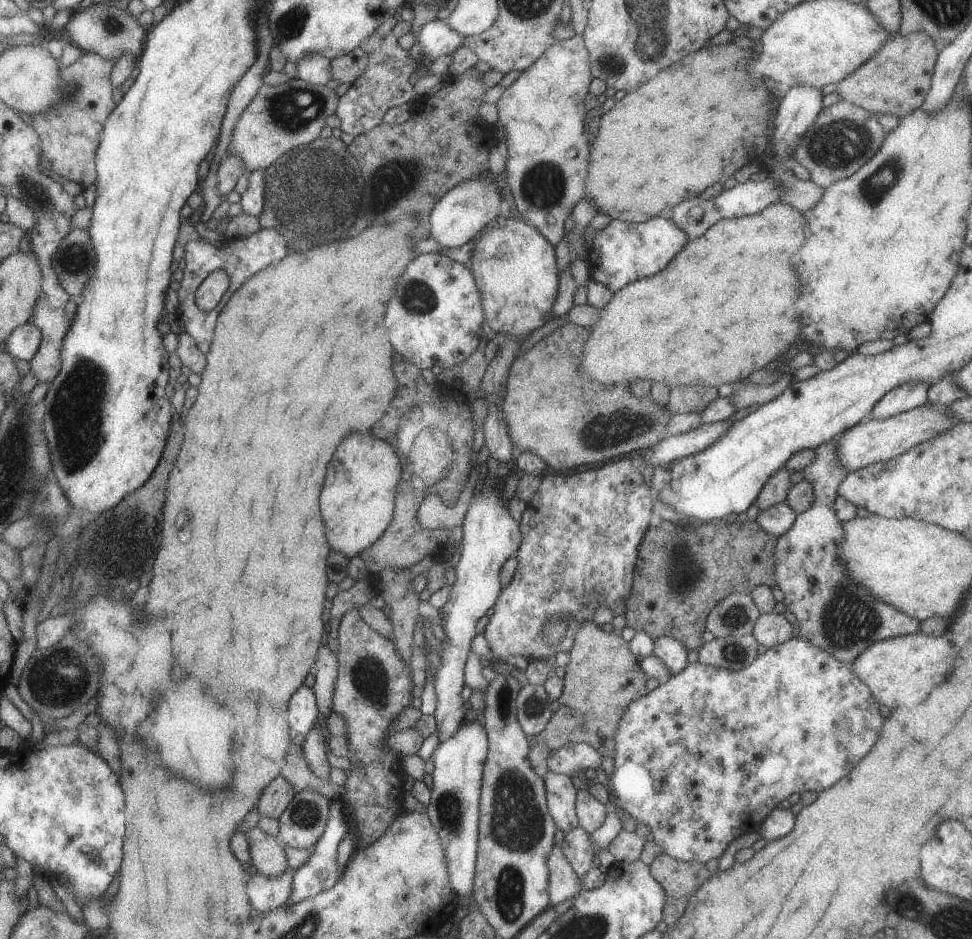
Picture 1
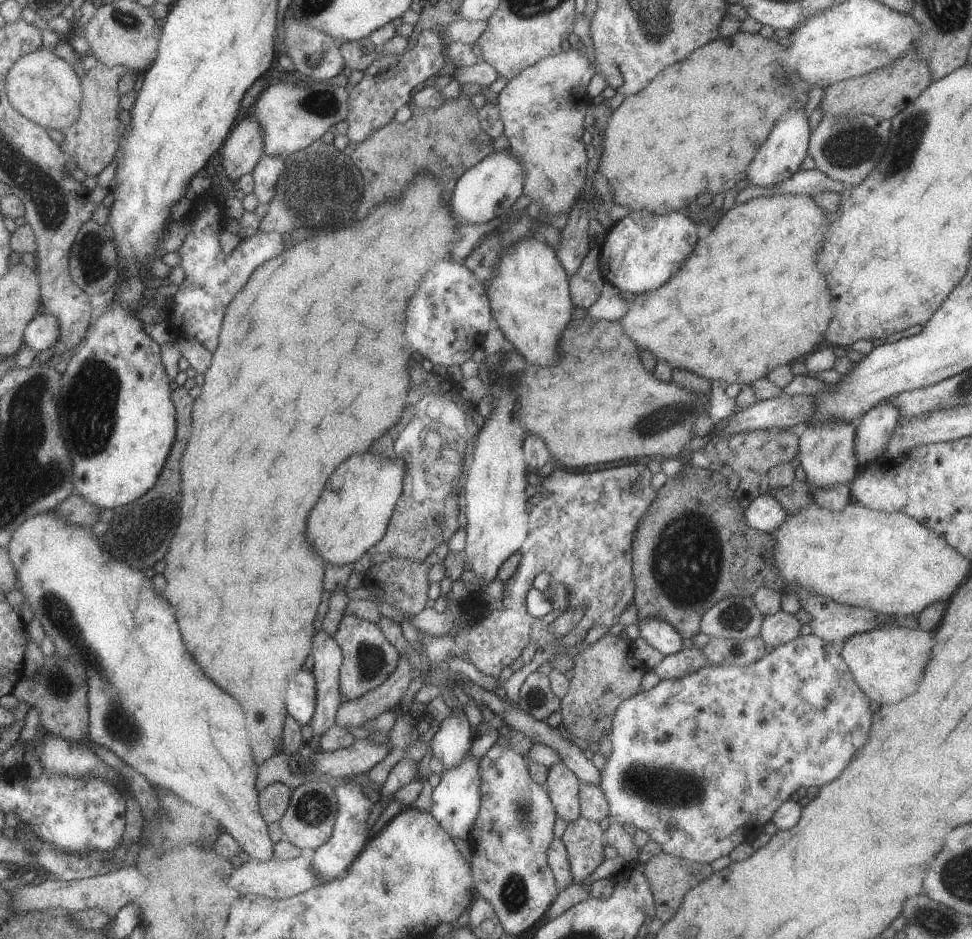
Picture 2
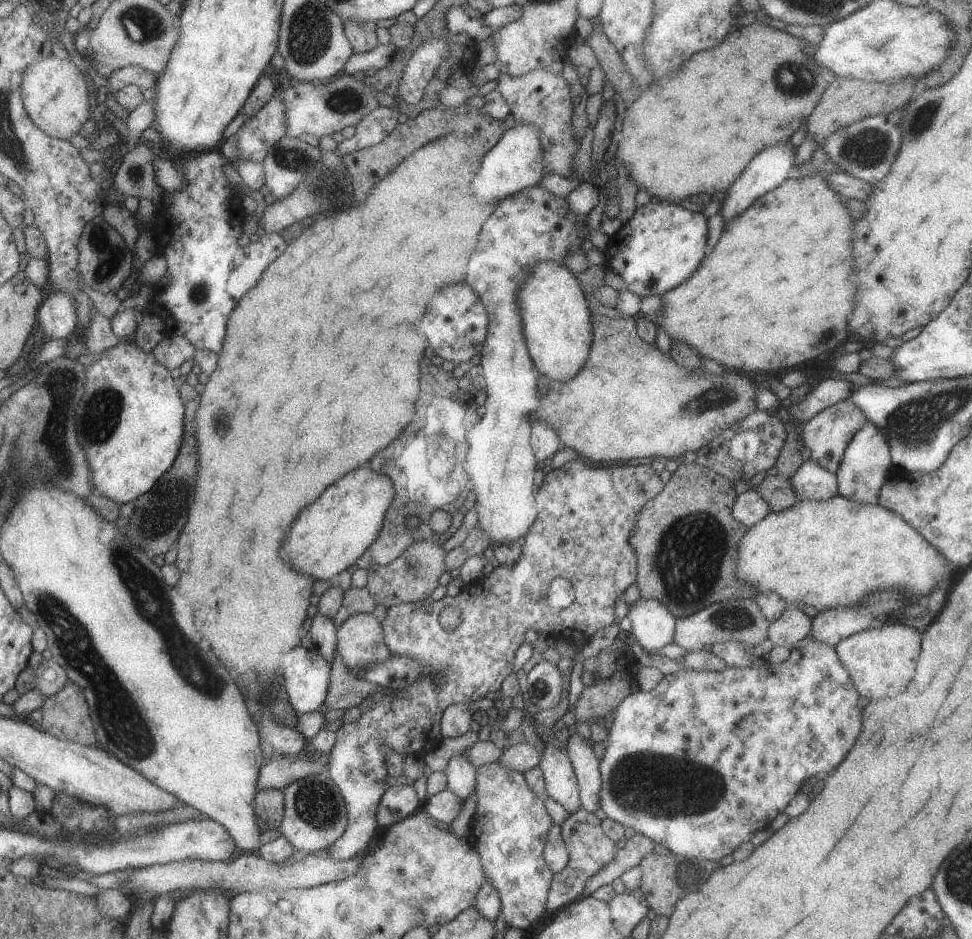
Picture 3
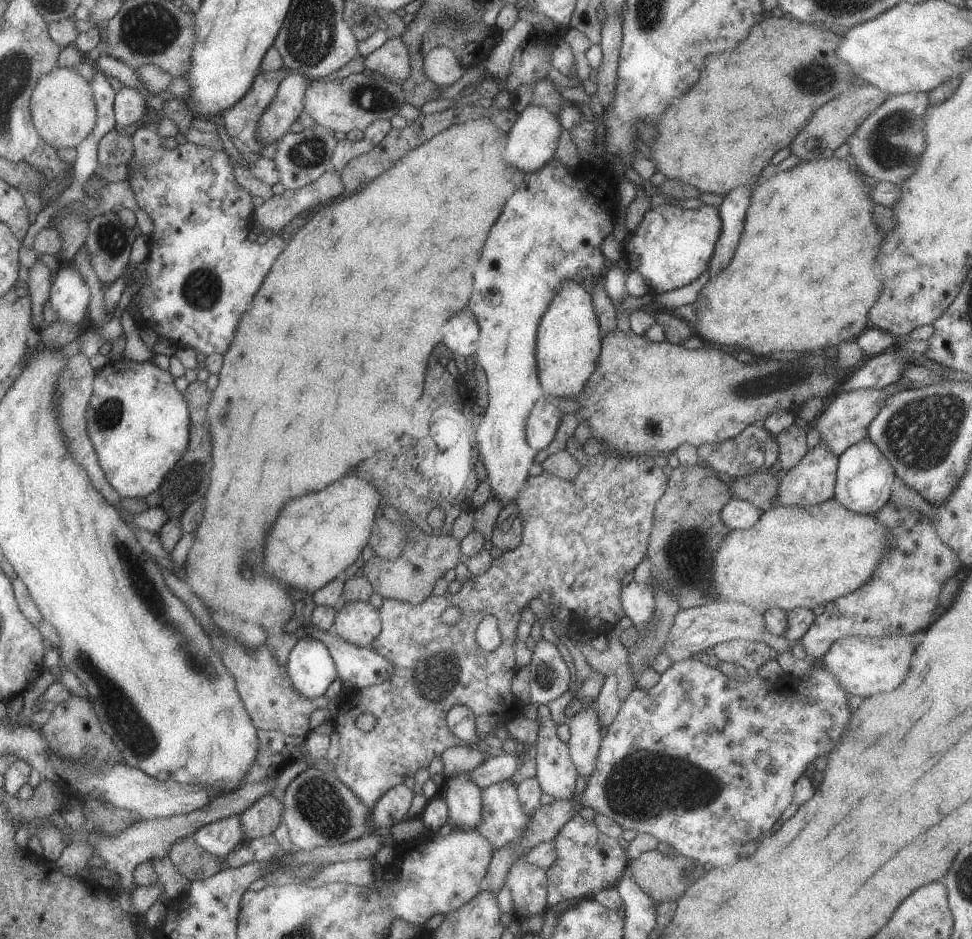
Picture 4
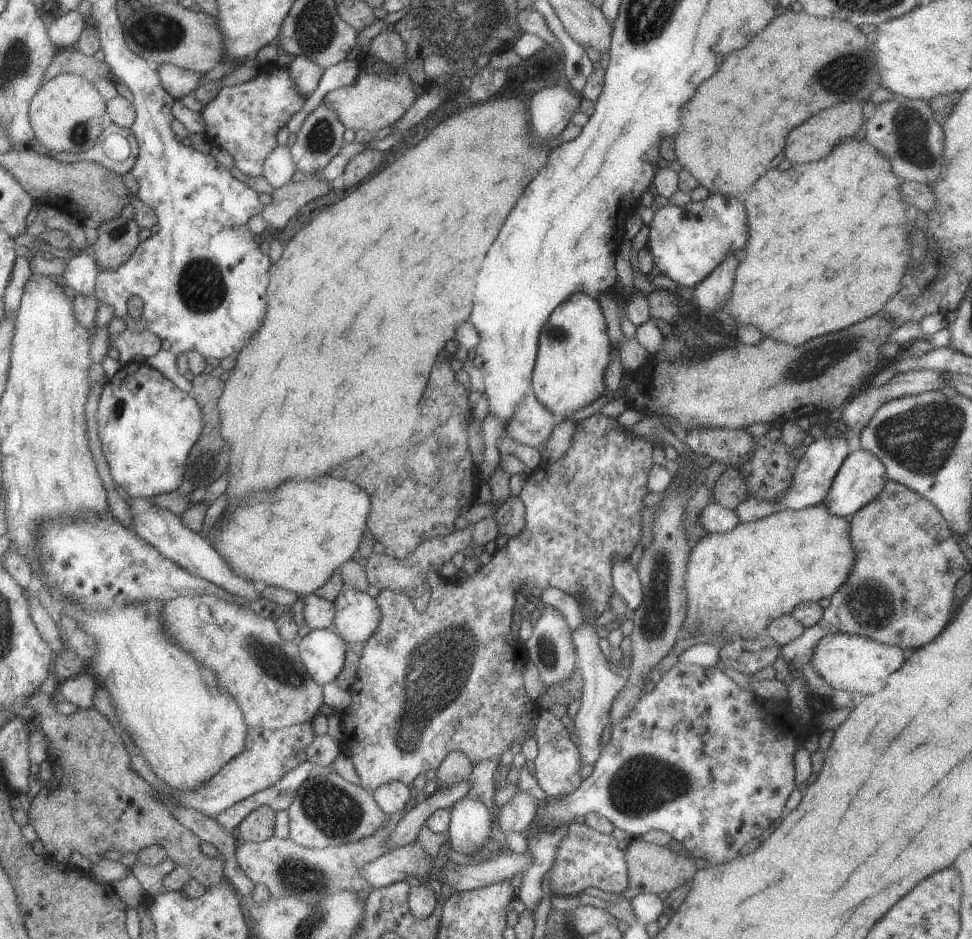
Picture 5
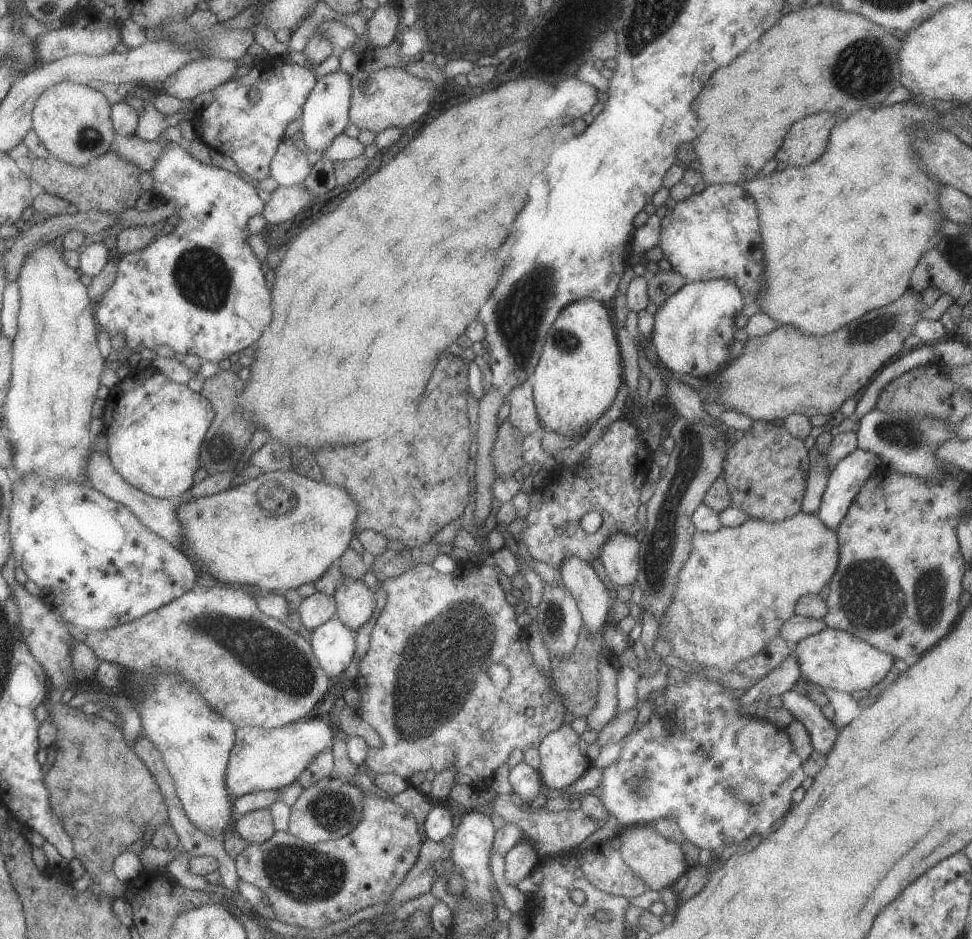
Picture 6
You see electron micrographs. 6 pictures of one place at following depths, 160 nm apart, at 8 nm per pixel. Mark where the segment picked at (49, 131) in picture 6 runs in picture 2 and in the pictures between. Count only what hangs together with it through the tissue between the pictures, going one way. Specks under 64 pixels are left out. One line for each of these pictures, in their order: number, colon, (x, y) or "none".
2: (45, 89)
3: (54, 94)
4: (62, 109)
5: (65, 113)

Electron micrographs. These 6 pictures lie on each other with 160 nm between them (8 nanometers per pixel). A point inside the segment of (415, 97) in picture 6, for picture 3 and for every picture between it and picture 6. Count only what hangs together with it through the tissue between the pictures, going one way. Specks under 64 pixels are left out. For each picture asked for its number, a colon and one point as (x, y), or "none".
3: (320, 108)
4: (353, 102)
5: (372, 101)

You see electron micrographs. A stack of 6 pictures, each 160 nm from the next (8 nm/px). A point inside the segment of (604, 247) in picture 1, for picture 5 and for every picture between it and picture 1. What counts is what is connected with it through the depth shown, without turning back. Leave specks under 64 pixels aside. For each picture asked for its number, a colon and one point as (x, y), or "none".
2: (640, 251)
3: (660, 247)
4: (671, 246)
5: (687, 242)

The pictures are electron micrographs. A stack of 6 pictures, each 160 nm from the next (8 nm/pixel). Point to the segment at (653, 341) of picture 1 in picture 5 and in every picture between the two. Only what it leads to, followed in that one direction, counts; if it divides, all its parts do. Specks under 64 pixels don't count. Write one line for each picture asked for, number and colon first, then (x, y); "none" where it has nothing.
2: (749, 297)
3: (775, 291)
4: (802, 277)
5: (827, 245)

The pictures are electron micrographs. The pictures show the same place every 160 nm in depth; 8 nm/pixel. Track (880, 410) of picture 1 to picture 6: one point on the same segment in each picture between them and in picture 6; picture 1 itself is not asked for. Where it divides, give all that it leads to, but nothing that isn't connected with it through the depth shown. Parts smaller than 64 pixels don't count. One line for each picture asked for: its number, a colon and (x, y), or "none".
2: (871, 437)
3: (865, 465)
4: (863, 482)
5: (860, 477)
6: (848, 473)

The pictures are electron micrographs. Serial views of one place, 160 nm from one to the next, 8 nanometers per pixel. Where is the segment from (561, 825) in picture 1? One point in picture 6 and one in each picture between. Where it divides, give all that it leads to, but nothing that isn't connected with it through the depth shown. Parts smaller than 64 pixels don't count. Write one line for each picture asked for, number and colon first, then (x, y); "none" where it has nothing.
2: (562, 785)
3: (560, 781)
4: (555, 772)
5: (557, 763)
6: (561, 763)

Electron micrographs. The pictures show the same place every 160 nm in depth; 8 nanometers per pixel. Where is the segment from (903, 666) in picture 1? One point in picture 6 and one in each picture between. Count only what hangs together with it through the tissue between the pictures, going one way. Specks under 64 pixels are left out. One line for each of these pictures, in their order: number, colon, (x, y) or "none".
2: (885, 663)
3: (880, 661)
4: (861, 665)
5: (851, 663)
6: (832, 658)

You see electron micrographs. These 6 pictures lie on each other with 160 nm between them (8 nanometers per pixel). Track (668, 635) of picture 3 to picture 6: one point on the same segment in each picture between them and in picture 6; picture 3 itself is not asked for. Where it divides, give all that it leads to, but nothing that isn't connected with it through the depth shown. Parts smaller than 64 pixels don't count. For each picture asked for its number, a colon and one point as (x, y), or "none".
4: (636, 599)
5: (625, 582)
6: (619, 553)

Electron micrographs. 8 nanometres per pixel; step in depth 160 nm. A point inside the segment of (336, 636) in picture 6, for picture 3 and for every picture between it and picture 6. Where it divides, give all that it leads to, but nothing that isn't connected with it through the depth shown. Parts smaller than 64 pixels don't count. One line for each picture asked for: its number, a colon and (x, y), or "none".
3: (306, 673)
4: (311, 669)
5: (322, 651)

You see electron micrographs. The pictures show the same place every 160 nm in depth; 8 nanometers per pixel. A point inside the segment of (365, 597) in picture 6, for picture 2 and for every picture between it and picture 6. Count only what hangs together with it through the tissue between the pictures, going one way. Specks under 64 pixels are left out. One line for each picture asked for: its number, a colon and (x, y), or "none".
2: (368, 658)
3: (359, 640)
4: (357, 622)
5: (356, 616)

